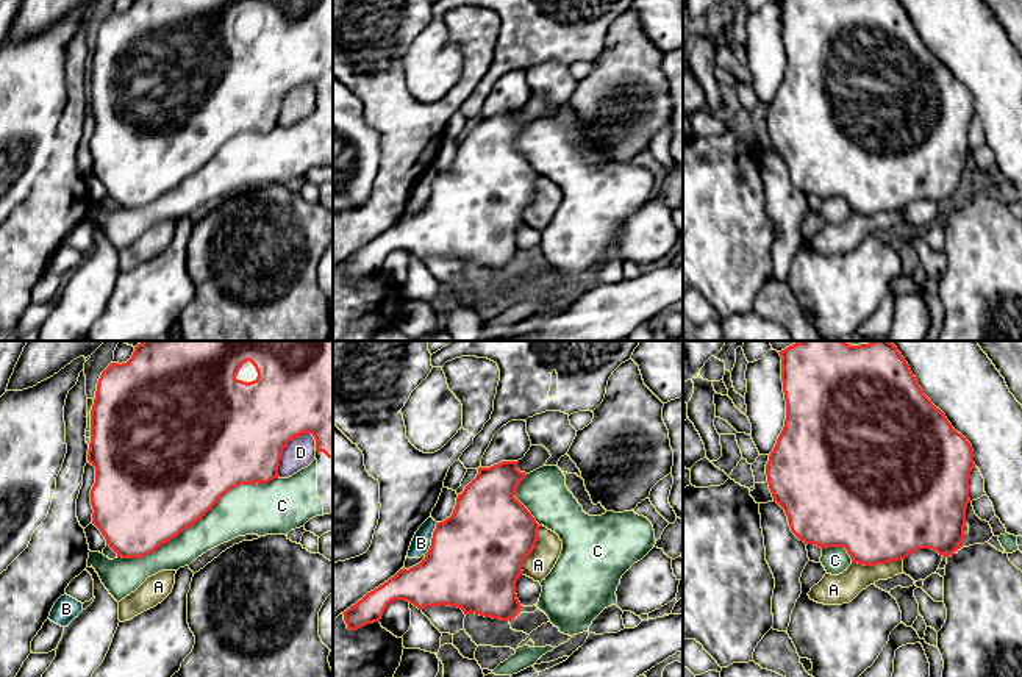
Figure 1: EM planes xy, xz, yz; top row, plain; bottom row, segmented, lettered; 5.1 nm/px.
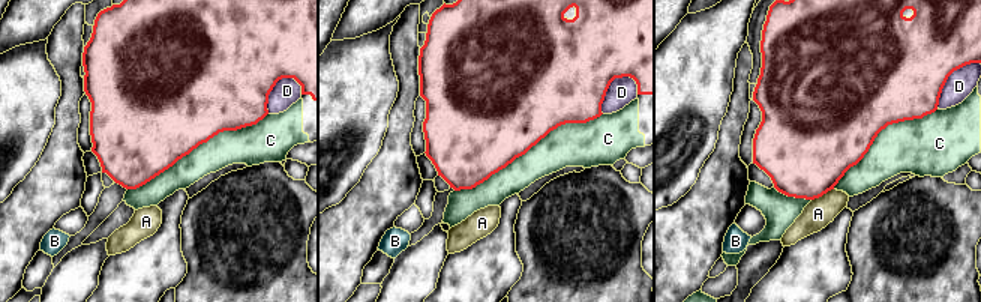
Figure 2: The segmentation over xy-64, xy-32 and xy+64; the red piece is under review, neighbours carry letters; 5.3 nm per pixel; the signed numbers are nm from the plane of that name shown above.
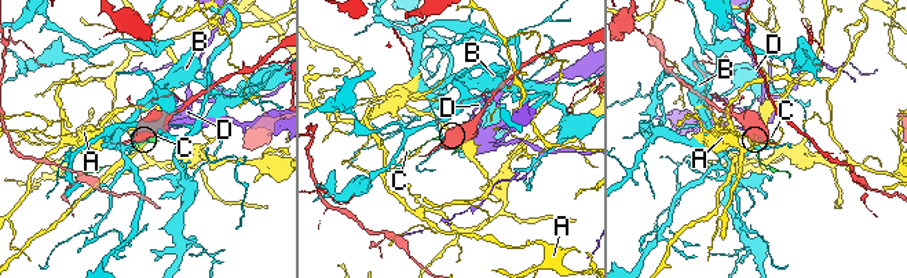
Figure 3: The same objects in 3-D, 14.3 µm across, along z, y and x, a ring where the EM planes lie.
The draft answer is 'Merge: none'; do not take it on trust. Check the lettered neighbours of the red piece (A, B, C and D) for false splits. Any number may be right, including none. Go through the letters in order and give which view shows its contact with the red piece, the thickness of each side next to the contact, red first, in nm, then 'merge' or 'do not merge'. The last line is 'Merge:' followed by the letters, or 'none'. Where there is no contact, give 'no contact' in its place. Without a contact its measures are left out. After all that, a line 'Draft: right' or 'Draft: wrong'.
A: contact in yz; calibres 500 and 160 nm; do not merge
B: contact in xz; calibres 480 and 100 nm; do not merge
C: contact in xy; calibres 500 and 260 nm; merge
D: contact in xy; calibres 500 and 160 nm; do not merge
Merge: C
Draft: wrong

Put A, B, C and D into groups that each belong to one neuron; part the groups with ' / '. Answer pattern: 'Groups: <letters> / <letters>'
Groups: A / B / C / D

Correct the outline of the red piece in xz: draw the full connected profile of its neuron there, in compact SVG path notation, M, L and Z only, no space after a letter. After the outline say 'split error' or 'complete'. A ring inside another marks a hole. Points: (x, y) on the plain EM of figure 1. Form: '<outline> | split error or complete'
M502 111L491 117L478 117L477 127L458 144L452 166L436 174L425 208L409 219L400 219L347 258L342 263L347 278L358 280L380 272L394 250L406 250L419 260L441 255L458 256L466 266L475 263L511 272L522 258L516 231L524 225L522 213L533 202L541 177L514 147L517 136L527 127L517 119L517 113Z | complete

